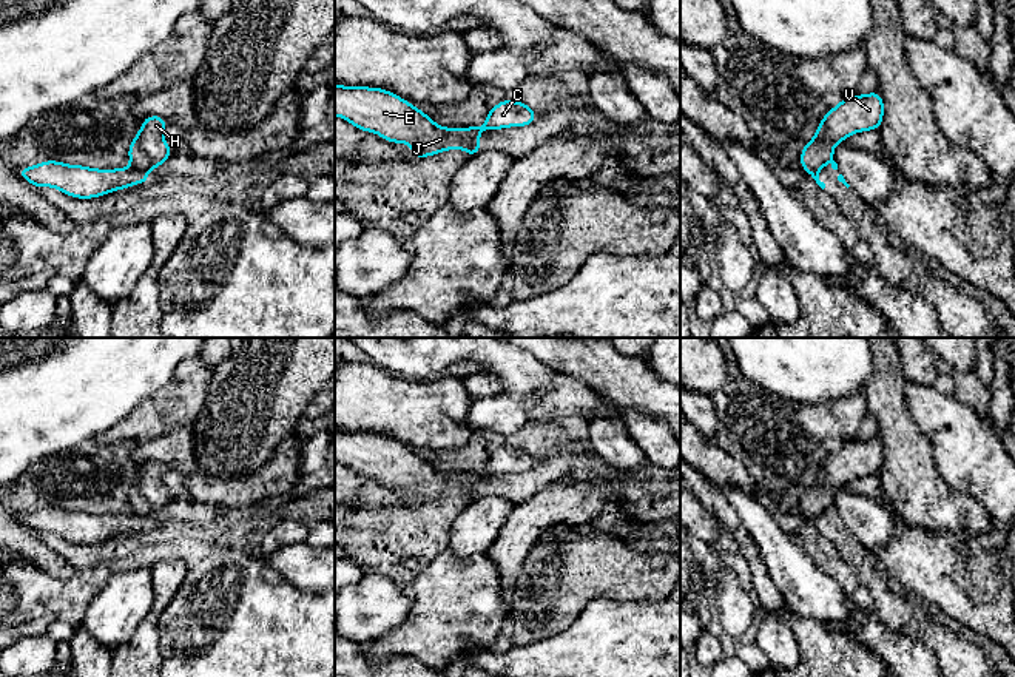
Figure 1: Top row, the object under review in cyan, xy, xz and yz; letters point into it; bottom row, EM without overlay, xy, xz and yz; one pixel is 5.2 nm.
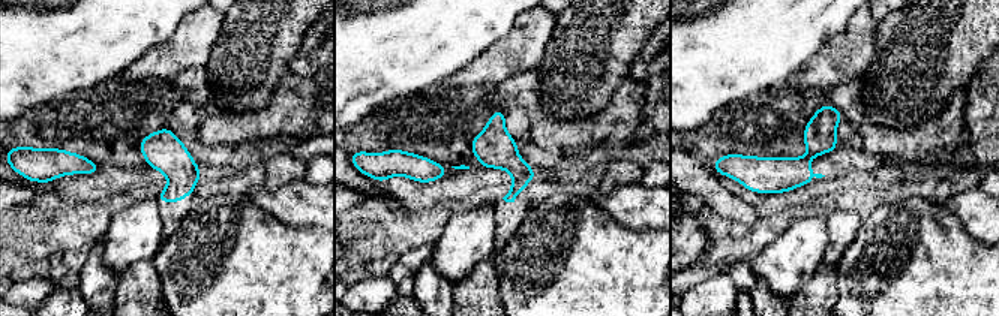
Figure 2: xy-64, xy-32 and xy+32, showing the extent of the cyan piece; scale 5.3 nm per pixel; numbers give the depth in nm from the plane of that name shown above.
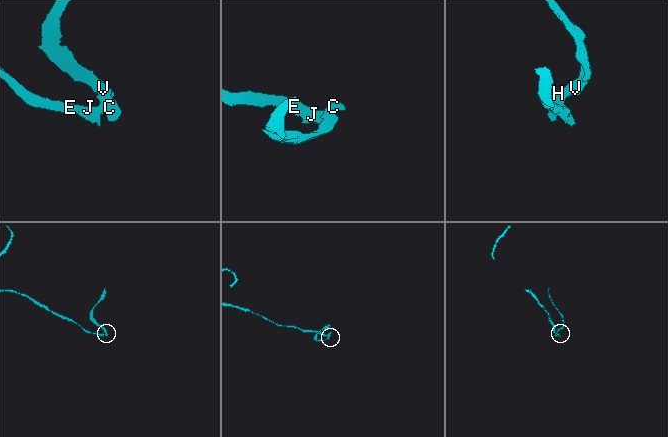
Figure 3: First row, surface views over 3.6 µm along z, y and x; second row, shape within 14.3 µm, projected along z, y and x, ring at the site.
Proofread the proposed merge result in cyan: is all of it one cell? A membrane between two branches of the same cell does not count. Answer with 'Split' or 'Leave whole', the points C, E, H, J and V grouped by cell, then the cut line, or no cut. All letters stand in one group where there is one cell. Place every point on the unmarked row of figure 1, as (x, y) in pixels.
Split. Groups: C H V / E J. Split along xy (131, 511), (144, 515)

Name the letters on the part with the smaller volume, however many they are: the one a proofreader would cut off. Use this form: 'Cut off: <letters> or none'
Cut off: C, H, V

